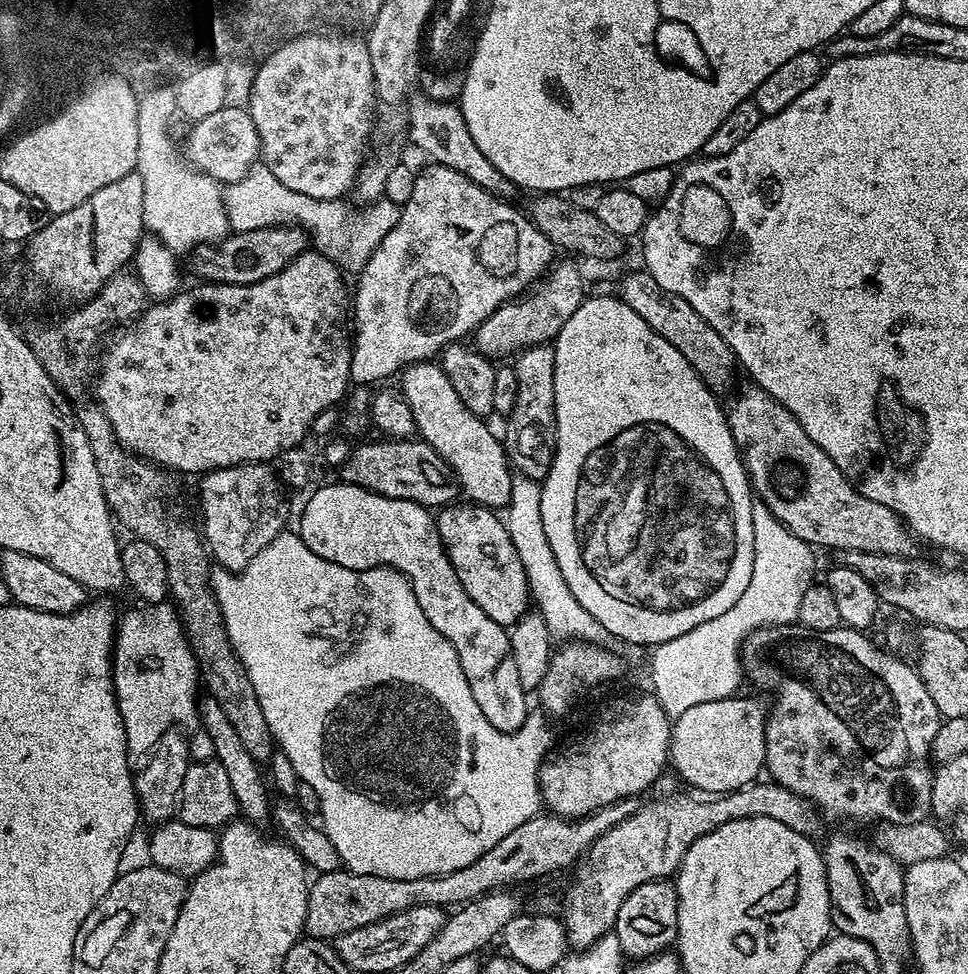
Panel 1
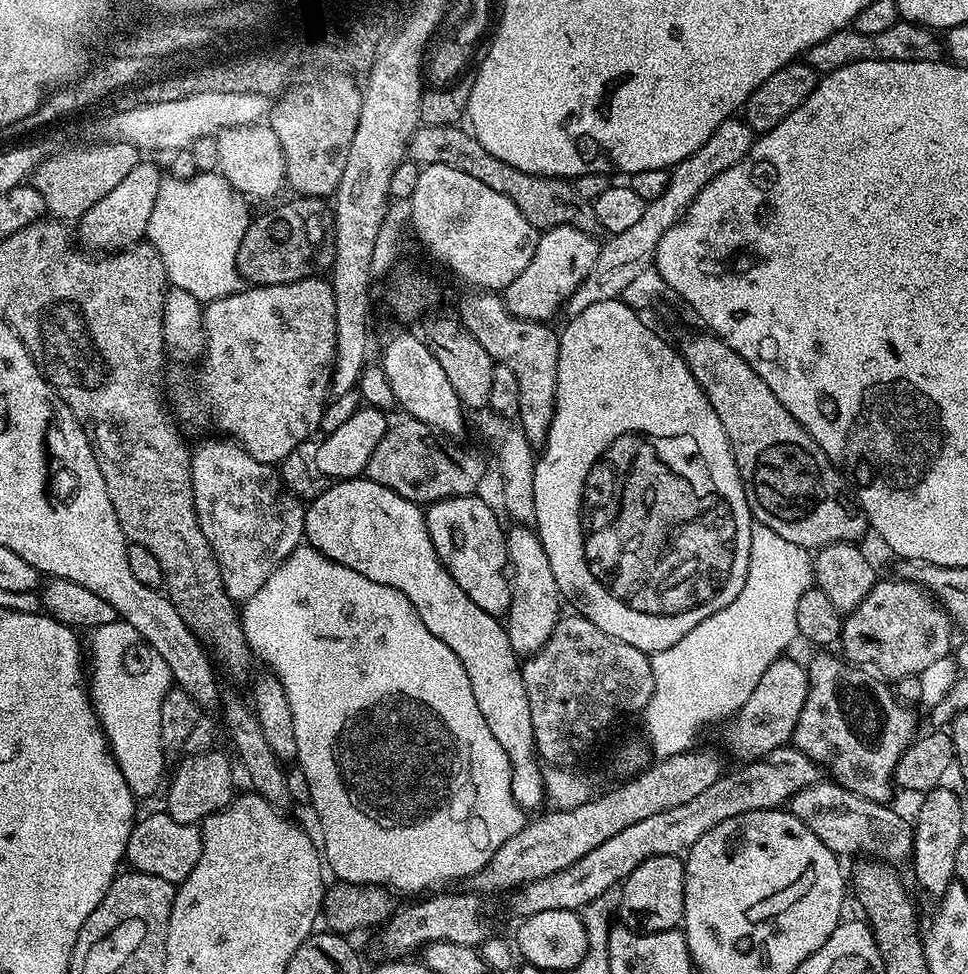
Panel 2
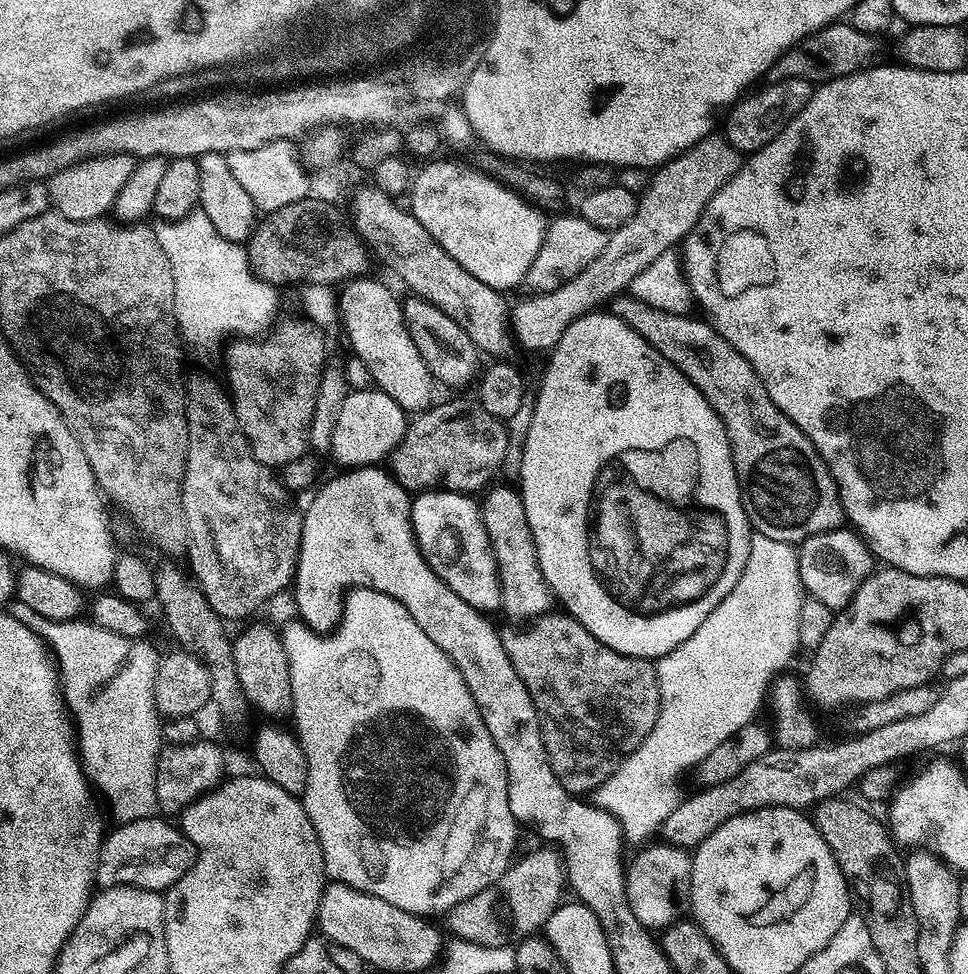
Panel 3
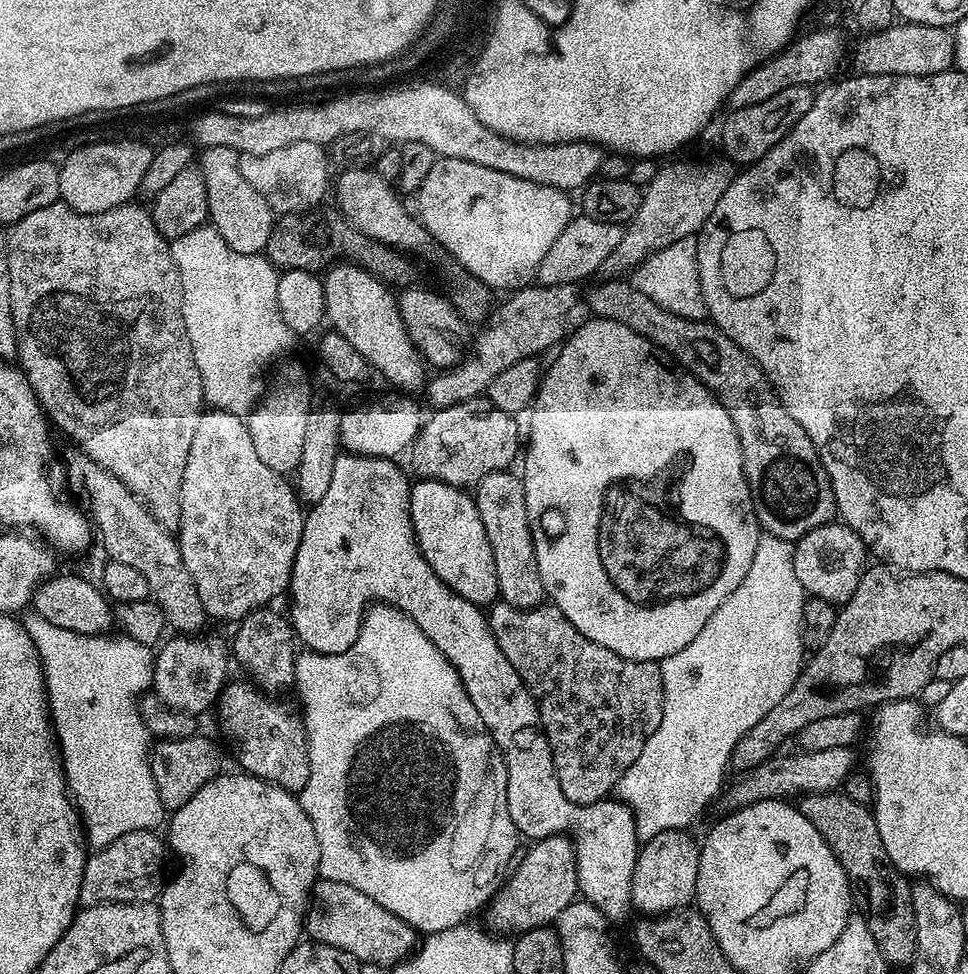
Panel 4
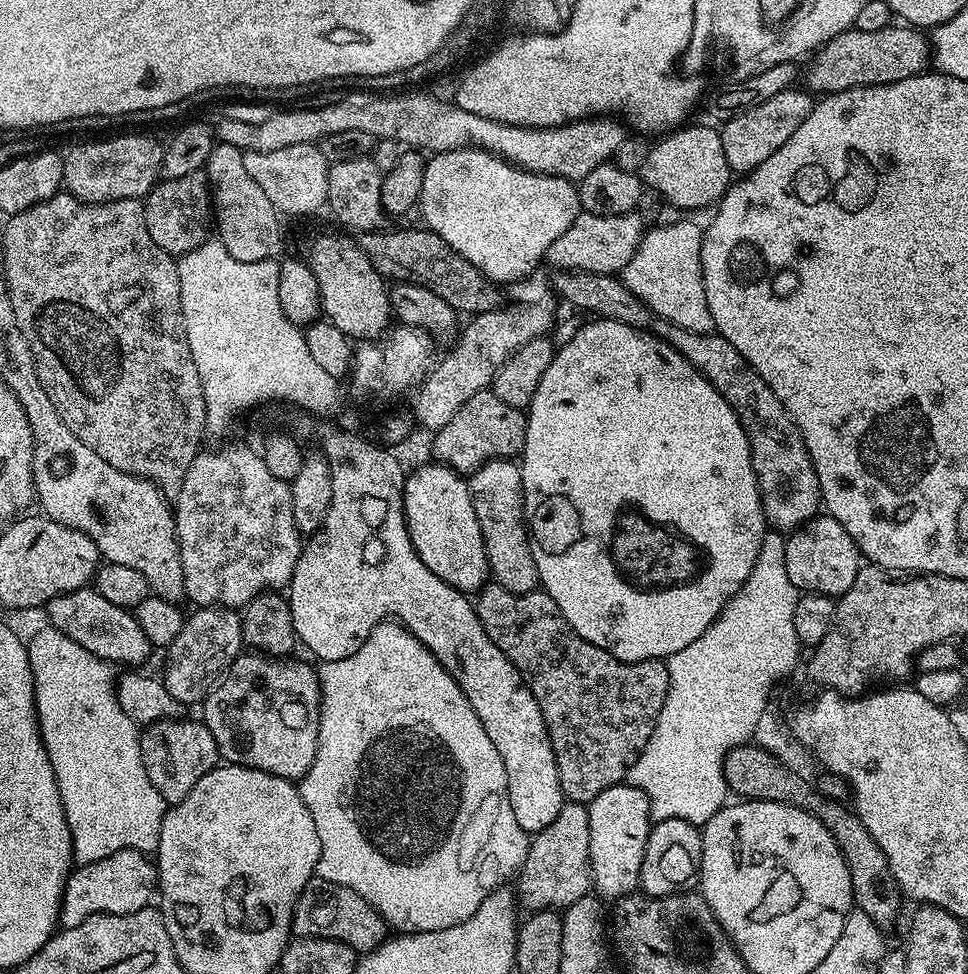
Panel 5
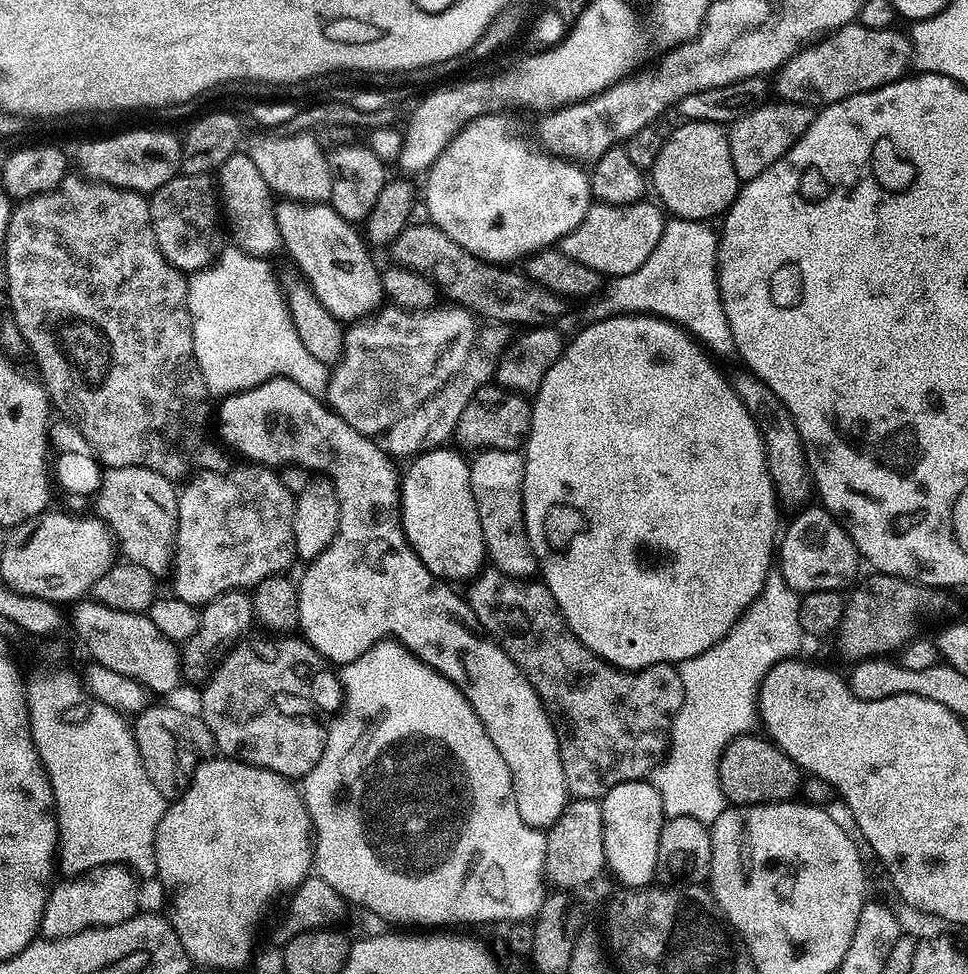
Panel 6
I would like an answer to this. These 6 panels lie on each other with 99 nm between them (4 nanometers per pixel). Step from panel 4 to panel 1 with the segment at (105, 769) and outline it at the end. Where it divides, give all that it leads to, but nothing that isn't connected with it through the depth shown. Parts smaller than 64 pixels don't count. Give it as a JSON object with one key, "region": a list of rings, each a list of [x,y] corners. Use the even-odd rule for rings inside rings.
{"region":[[[168,602],[144,606],[141,607],[141,609],[141,612],[139,612],[138,609],[132,608],[125,614],[125,616],[121,615],[119,617],[118,627],[116,630],[116,643],[112,653],[112,684],[116,687],[116,701],[118,702],[118,710],[122,714],[122,722],[124,723],[124,729],[126,730],[128,751],[132,754],[136,754],[136,752],[144,752],[143,754],[151,753],[156,747],[158,738],[162,738],[162,734],[169,731],[173,725],[184,726],[180,724],[192,723],[195,725],[198,720],[198,695],[196,696],[196,687],[199,689],[202,684],[200,669],[196,663],[196,655],[192,652],[192,645],[189,643],[188,638],[185,635],[184,626],[180,621],[177,609]]]}

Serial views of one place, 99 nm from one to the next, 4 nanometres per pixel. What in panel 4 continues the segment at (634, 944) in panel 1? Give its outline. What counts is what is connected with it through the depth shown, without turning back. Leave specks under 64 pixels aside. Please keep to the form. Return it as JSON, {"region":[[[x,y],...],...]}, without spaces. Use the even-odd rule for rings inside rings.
{"region":[[[671,828],[662,834],[654,834],[636,853],[636,865],[632,875],[632,907],[640,914],[655,918],[661,914],[678,912],[687,909],[693,903],[698,882],[700,865],[700,844],[688,837],[684,830]]]}

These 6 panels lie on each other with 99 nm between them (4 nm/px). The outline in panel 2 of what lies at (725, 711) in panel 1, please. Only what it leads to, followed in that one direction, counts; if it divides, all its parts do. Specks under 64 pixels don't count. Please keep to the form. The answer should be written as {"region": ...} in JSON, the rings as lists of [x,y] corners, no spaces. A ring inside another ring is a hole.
{"region":[[[781,658],[761,676],[754,687],[754,692],[745,704],[727,721],[728,729],[724,732],[724,740],[728,748],[737,756],[737,761],[751,762],[763,760],[774,750],[785,747],[791,741],[798,714],[802,714],[802,706],[808,693],[808,671],[803,663]]]}

